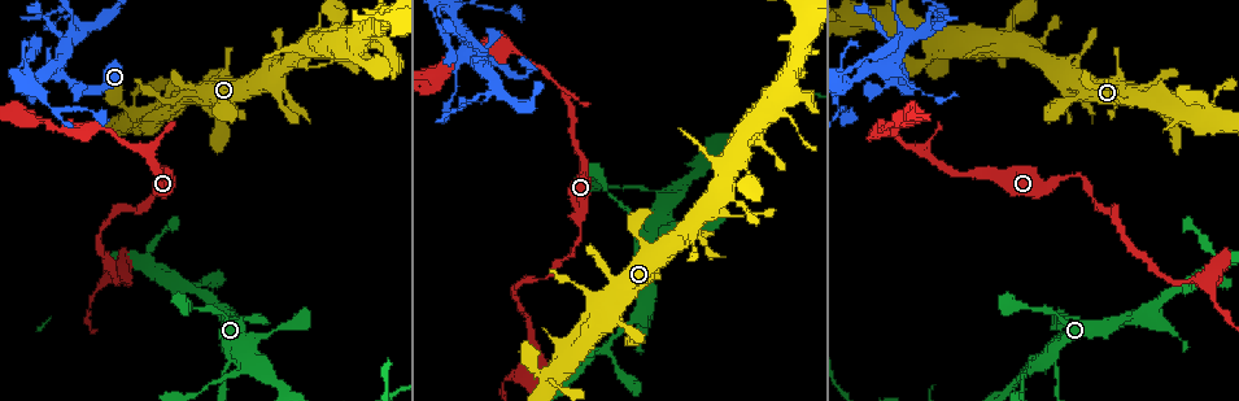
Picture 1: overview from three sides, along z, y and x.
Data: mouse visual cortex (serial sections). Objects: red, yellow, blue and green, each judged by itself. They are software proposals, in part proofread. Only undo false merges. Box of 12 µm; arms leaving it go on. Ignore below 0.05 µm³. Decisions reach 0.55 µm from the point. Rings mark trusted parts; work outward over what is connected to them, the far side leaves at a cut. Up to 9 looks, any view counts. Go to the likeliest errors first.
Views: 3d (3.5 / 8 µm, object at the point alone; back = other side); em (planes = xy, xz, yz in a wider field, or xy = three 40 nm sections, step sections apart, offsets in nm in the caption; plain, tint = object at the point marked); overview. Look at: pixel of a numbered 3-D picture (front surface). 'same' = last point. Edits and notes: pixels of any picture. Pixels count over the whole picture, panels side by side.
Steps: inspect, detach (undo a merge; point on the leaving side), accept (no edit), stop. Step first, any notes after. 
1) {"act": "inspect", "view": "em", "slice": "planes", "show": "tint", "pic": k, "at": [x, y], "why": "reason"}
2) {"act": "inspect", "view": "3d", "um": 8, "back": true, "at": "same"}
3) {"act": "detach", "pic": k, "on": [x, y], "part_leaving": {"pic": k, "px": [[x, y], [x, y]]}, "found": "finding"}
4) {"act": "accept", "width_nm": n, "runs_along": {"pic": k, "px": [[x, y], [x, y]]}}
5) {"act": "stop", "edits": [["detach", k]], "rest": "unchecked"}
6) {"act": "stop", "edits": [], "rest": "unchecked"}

{"act": "inspect", "view": "3d", "um": 3.5, "pic": 1, "at": [850, 79], "why": "thin arm on a thick one"}

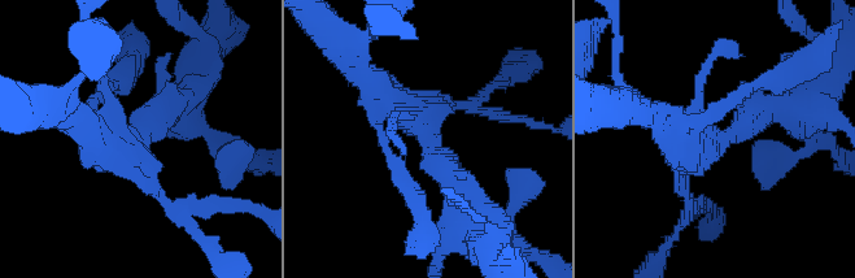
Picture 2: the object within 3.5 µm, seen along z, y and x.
{"act": "inspect", "view": "em", "slice": "xy", "step": 2, "show": "tint", "pic": 2, "at": [724, 137], "why": "now the EM"}

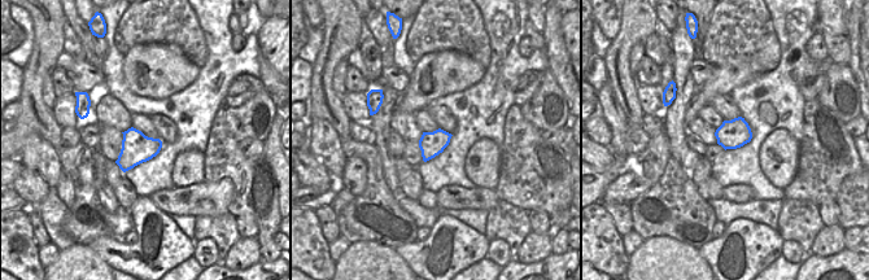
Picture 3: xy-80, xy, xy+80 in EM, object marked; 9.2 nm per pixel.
{"act": "inspect", "view": "em", "slice": "xy", "step": 5, "show": "tint", "at": "same"}

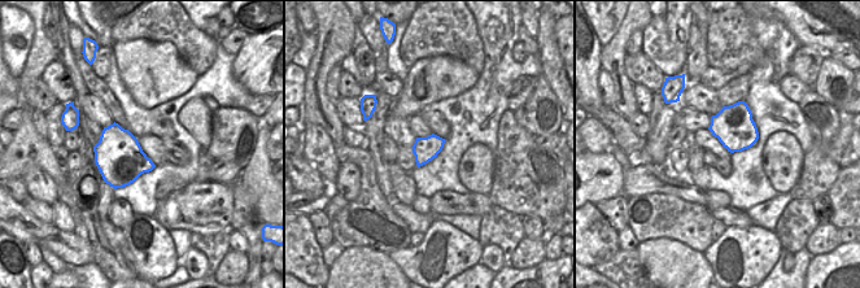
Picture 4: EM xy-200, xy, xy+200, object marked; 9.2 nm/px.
{"act": "accept", "runs_along": {"pic": 2, "px": [[467, 208], [419, 125], [391, 101], [375, 118]]}, "found": "one cell here"}

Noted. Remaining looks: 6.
{"act": "inspect", "view": "3d", "um": 3.5, "pic": 1, "at": [261, 367], "why": "side arm on a straight run"}

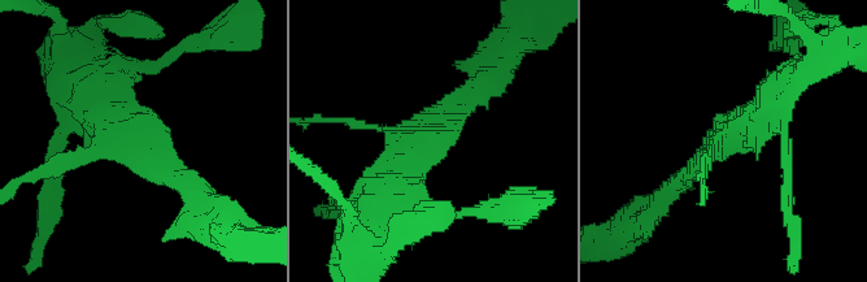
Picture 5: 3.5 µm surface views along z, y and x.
{"act": "inspect", "view": "em", "slice": "planes", "show": "tint", "pic": 5, "at": [137, 144], "arms": 3, "arm_widths_nm": [100, 250, 350]}

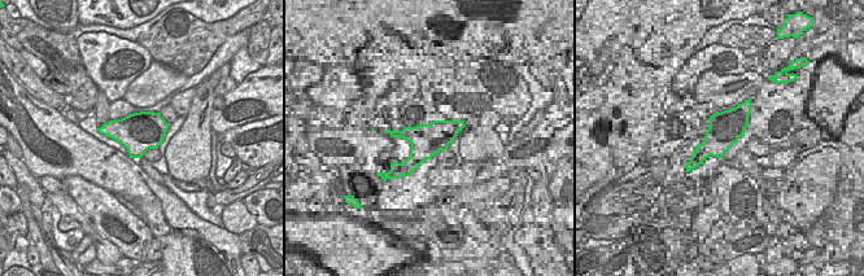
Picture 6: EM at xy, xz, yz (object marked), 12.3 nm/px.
{"act": "accept", "runs_along": {"pic": 5, "px": [[774, 91], [667, 190]]}, "found": "one cell here"}

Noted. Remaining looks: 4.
{"act": "inspect", "view": "3d", "um": 3.5, "pic": 1, "at": [643, 312], "why": "a fork"}

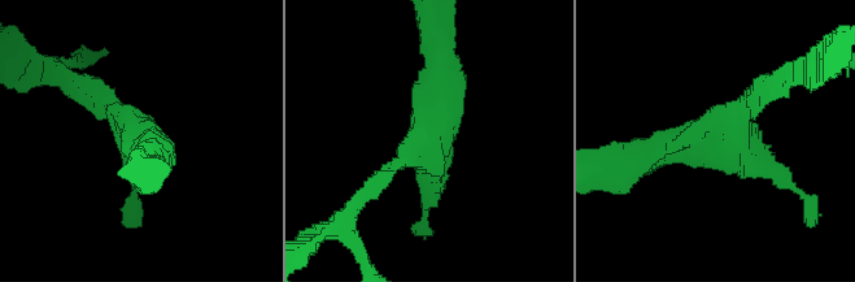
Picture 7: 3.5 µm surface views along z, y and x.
{"act": "inspect", "view": "em", "slice": "xy", "step": 5, "show": "tint", "pic": 7, "at": [432, 133]}

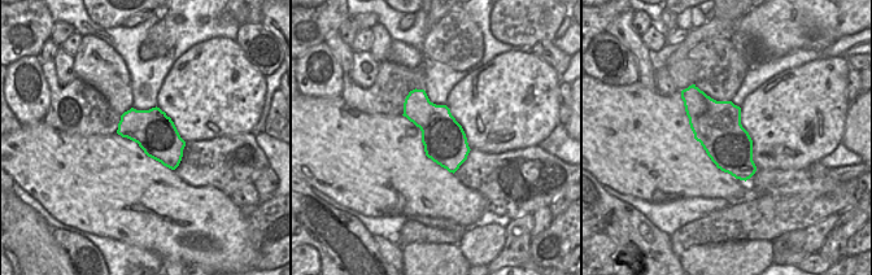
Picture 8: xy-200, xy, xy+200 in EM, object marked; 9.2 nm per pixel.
{"act": "inspect", "view": "em", "slice": "planes", "show": "tint", "at": "same"}

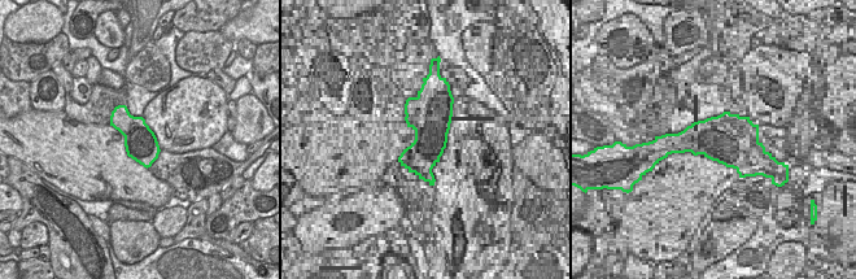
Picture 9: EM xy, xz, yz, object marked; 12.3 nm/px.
{"act": "accept", "runs_along": {"pic": 7, "px": [[641, 157], [711, 137], [767, 85]]}, "found": "all the same cell"}

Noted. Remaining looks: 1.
{"act": "stop", "edits": [], "rest": "unchecked"}

